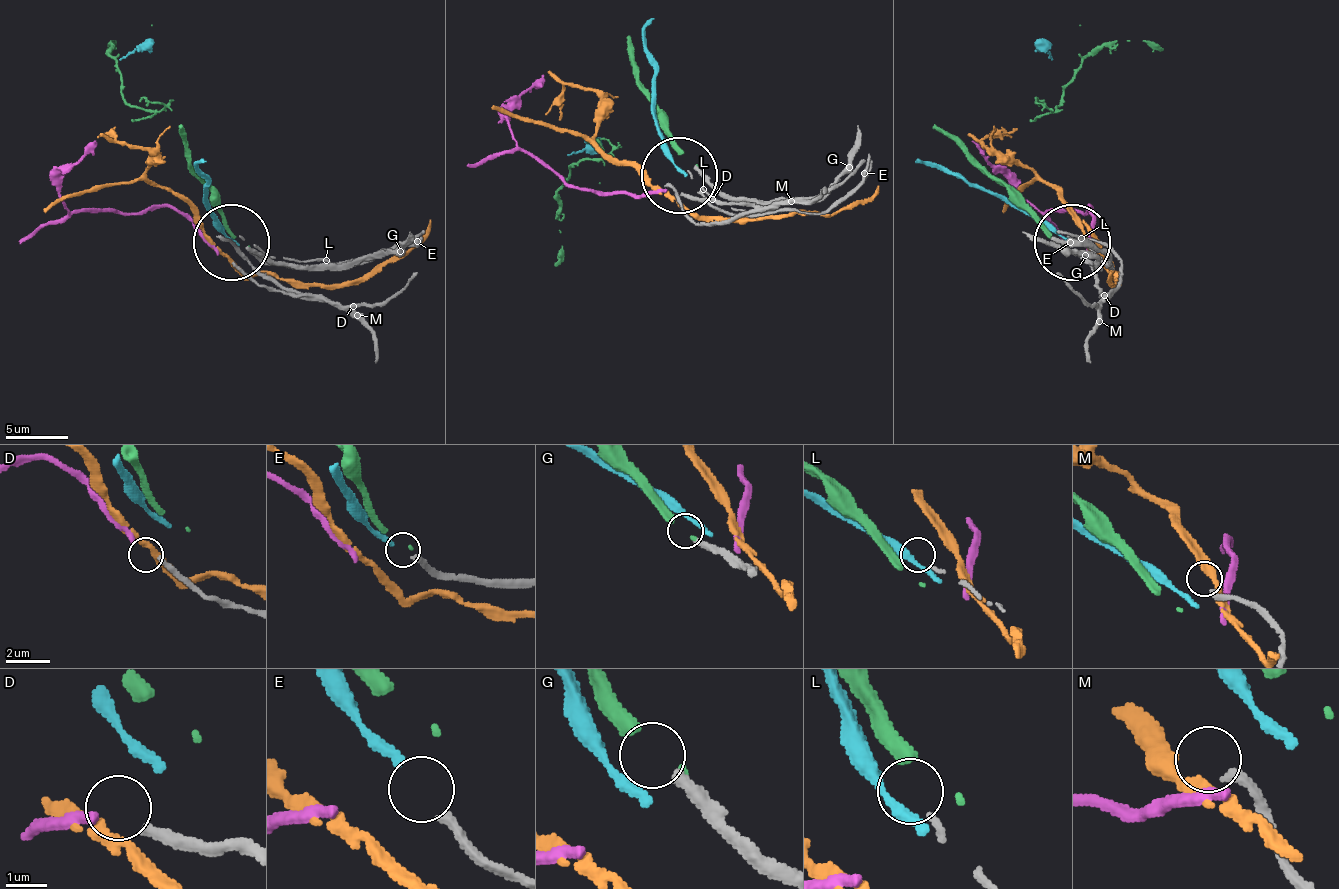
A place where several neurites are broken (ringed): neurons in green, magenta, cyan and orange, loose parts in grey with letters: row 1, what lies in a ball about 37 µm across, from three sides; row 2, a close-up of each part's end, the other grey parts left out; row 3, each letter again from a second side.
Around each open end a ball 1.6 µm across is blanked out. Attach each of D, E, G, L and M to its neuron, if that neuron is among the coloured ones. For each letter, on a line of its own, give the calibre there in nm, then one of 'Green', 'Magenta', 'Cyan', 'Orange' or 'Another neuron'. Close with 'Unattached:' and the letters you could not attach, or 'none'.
D: Thickness 240 nm. Magenta
E: Thickness 240 nm. Cyan
G: Thickness 320 nm. Green
L: Thickness 130 nm. Another neuron
M: Thickness 260 nm. Another neuron
Unattached: L, M

